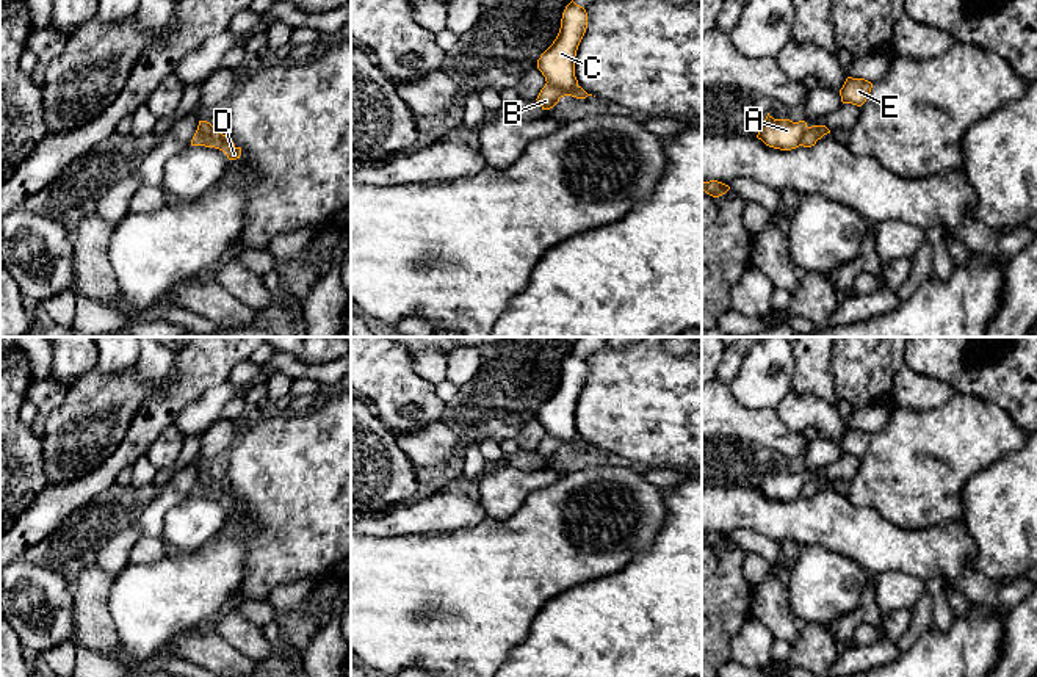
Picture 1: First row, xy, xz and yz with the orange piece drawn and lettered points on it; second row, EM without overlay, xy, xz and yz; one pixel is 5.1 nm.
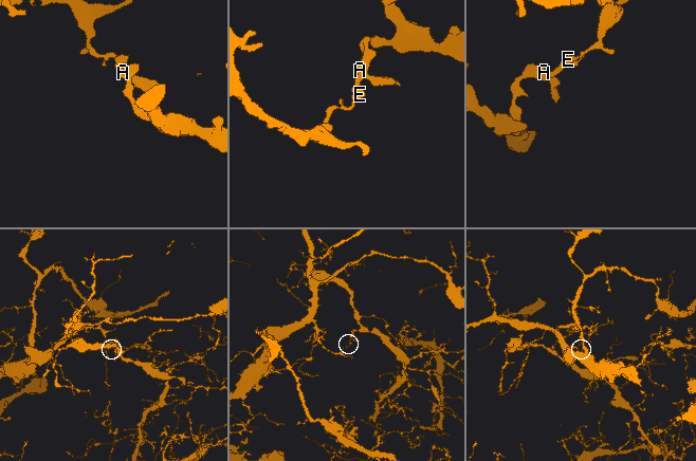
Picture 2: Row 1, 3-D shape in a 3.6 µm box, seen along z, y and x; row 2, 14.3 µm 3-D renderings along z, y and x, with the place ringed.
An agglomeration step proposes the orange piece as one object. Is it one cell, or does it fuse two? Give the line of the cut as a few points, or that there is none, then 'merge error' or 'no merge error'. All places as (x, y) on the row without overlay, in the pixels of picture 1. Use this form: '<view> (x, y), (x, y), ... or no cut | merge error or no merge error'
xz (547, 433), (566, 441), (577, 438) | merge error

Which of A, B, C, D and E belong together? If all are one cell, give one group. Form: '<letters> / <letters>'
A C / B D E

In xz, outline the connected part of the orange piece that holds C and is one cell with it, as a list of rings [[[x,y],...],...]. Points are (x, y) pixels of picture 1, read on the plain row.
[[[572,351],[562,364],[556,390],[537,411],[537,420],[545,428],[547,434],[565,442],[578,437],[575,407],[586,379],[587,364]]]

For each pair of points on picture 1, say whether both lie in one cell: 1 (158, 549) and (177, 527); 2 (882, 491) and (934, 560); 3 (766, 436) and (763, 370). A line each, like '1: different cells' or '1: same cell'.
1: different cells
2: different cells
3: different cells

